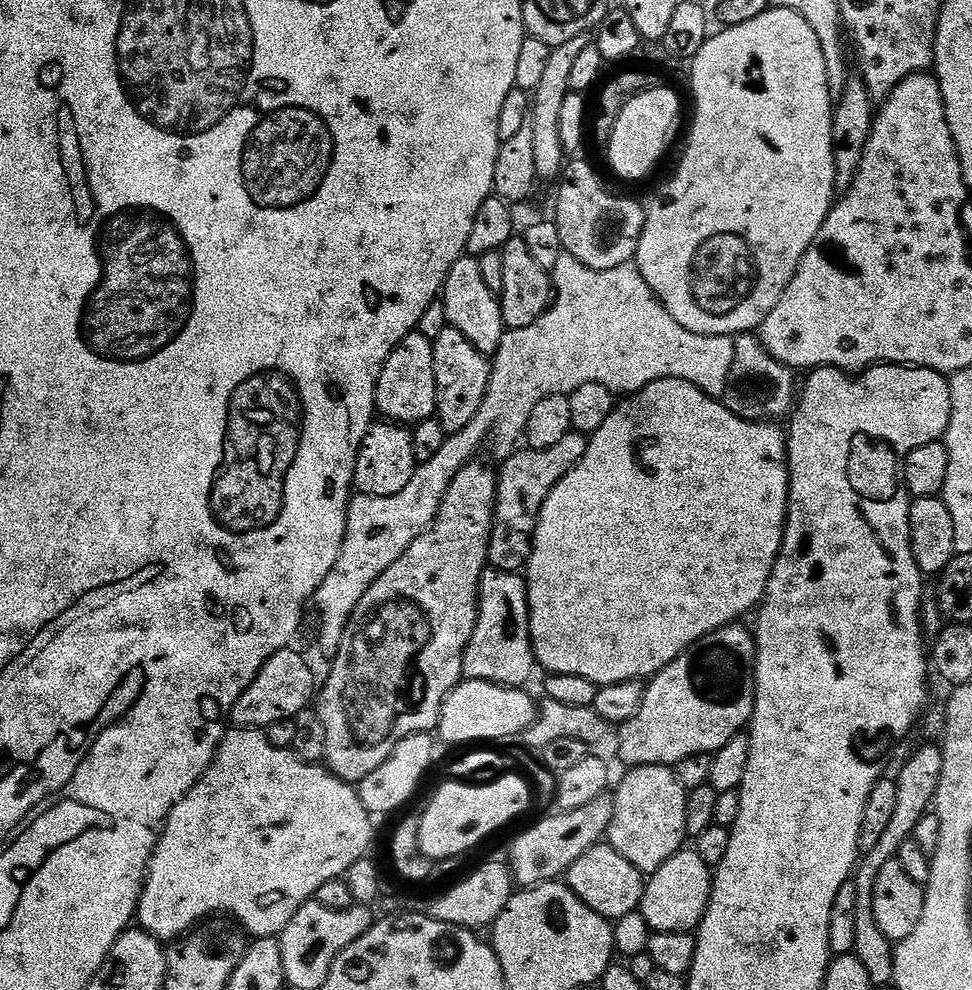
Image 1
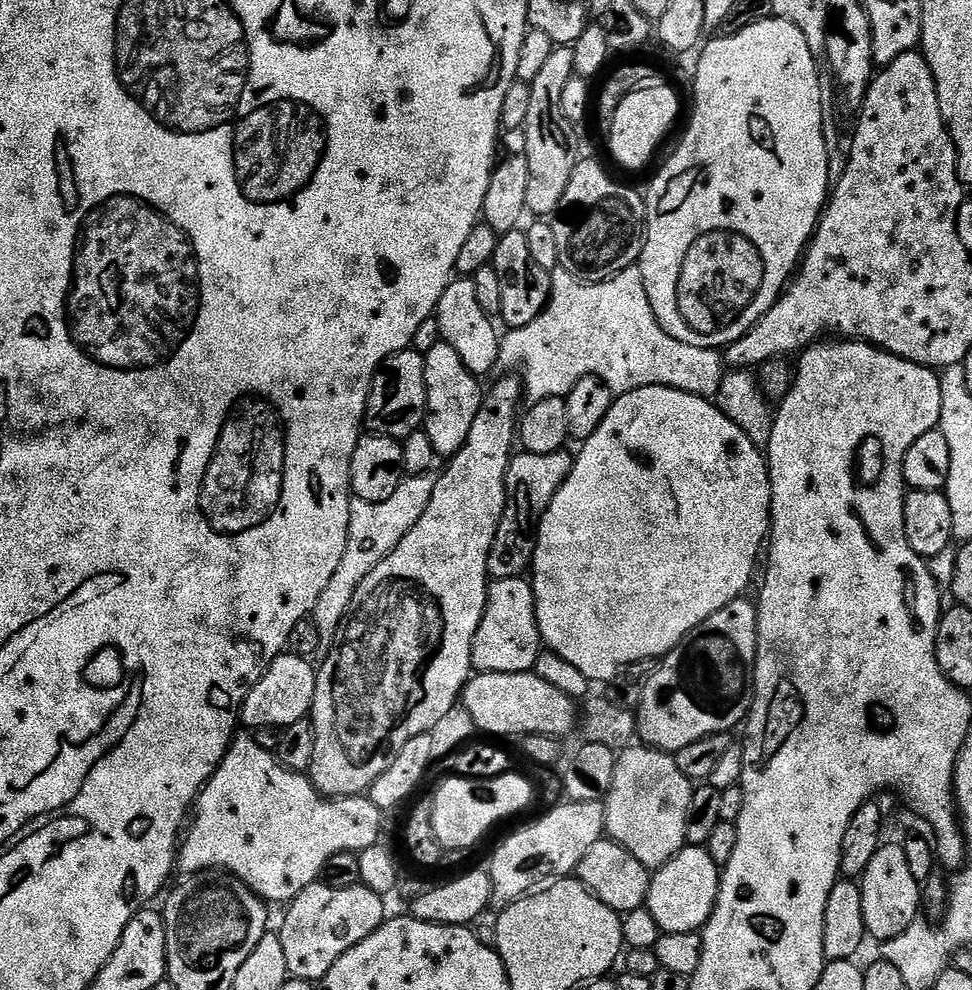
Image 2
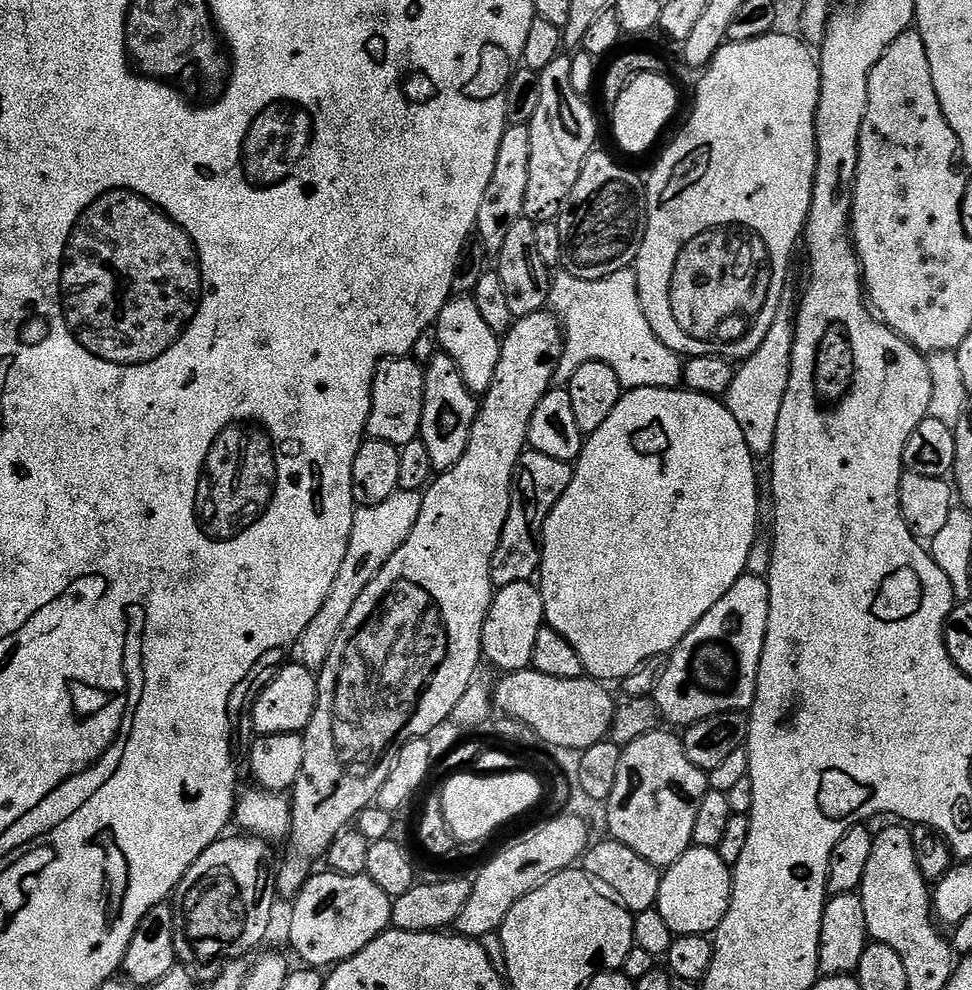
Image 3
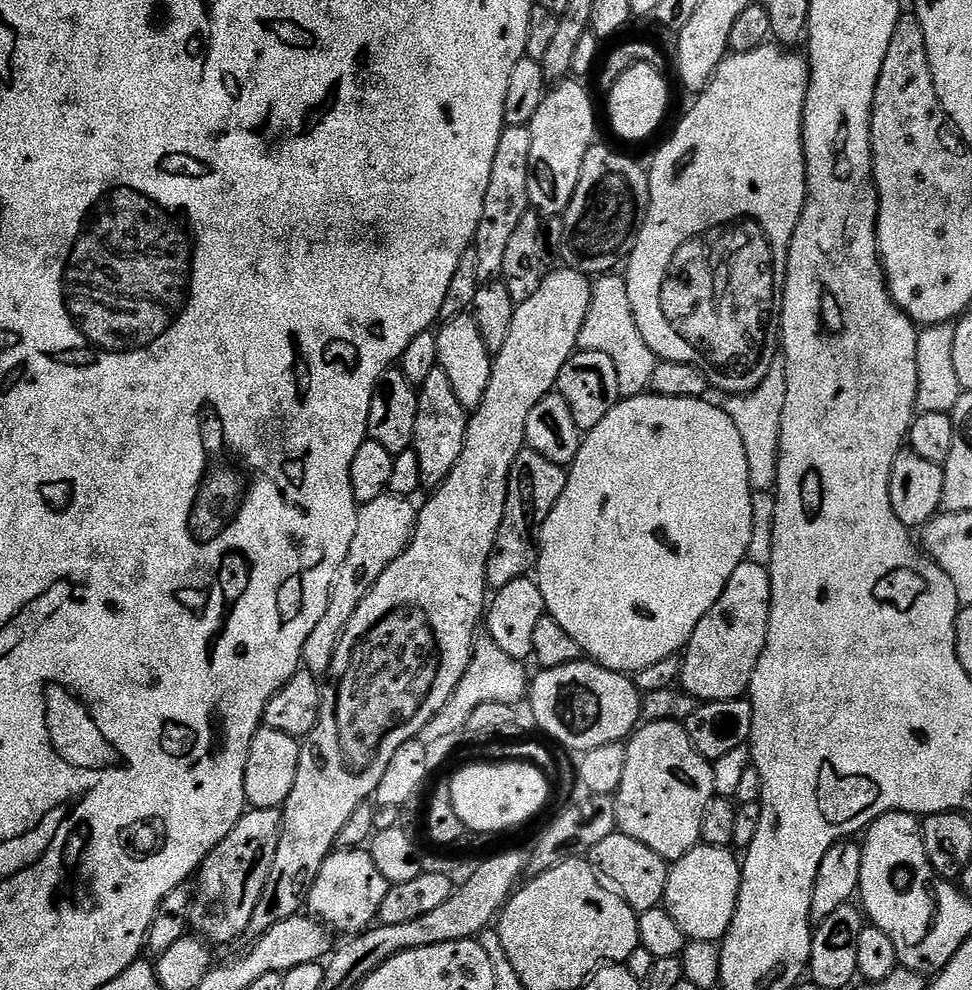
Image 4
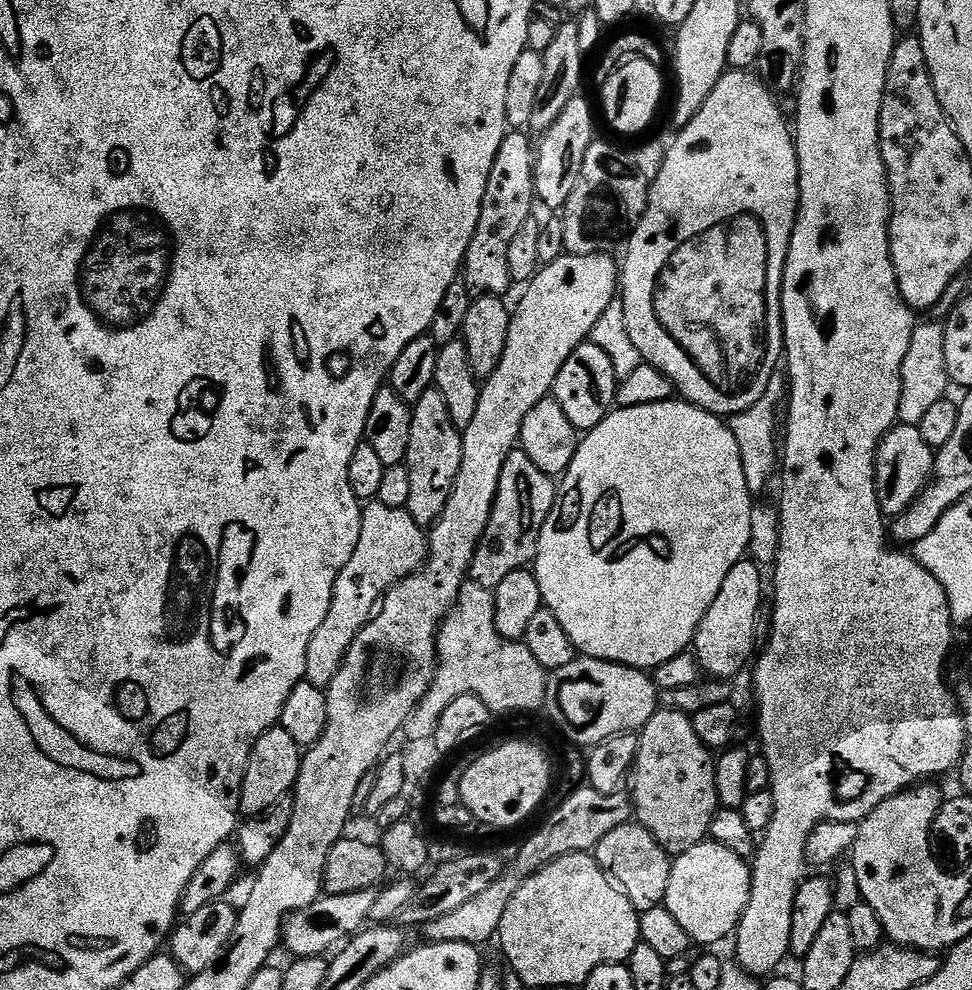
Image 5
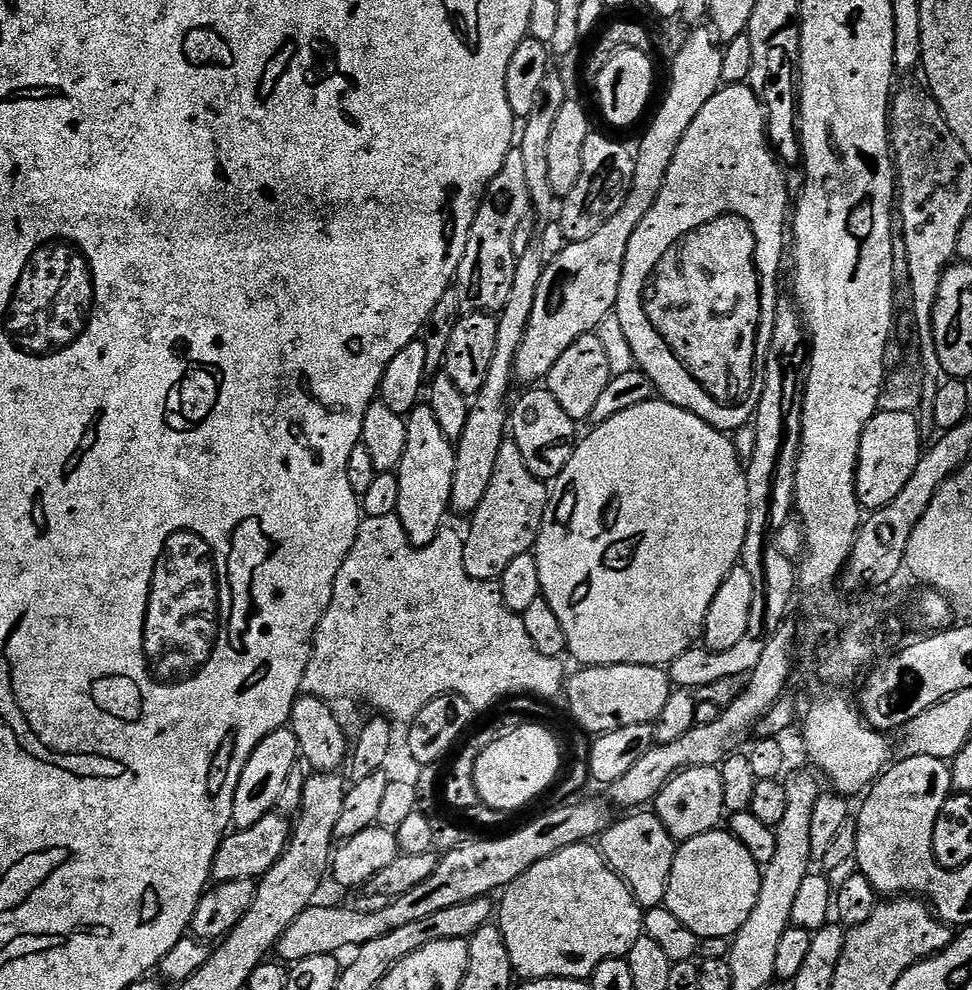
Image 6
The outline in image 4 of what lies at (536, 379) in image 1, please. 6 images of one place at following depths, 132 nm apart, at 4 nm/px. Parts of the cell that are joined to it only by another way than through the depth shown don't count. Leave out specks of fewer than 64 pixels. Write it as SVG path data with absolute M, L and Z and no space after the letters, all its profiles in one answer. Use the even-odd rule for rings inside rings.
M604 274L592 285L592 301L586 314L586 322L582 322L579 351L601 352L614 362L614 370L618 370L618 390L621 397L643 396L652 387L654 370L658 363L656 355L642 342L642 334L638 334L638 326L634 322L634 314L630 306L628 281L620 274ZM385 494L382 498L374 498L374 502L359 505L358 530L354 530L354 542L350 542L350 554L346 554L346 562L342 562L334 578L326 614L322 614L318 626L314 626L310 638L306 638L302 664L313 676L327 677L338 642L350 618L354 618L354 610L358 610L362 598L366 598L374 582L382 578L386 566L390 566L394 558L398 558L408 549L416 529L418 515L417 505L414 506L412 503L411 499Z

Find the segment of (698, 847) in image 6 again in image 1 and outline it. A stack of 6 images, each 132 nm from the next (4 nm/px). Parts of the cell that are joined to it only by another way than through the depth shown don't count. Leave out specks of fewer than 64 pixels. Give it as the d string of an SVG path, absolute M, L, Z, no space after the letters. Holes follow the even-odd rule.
M694 850L675 852L662 867L647 877L644 897L639 912L646 918L653 933L692 932L699 929L704 911L708 909L708 899L712 896L710 866Z

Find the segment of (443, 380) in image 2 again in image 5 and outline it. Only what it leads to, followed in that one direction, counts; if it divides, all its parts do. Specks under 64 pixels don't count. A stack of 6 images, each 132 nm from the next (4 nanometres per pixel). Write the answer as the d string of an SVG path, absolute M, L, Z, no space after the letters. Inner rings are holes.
M433 386L418 398L416 404L411 405L412 421L410 422L410 450L406 461L410 470L410 502L408 503L408 513L418 526L425 530L431 529L436 523L436 519L446 510L446 502L452 493L454 482L458 478L458 470L462 466L462 442L464 437L461 429L454 426L450 418L450 412L446 410L446 398Z

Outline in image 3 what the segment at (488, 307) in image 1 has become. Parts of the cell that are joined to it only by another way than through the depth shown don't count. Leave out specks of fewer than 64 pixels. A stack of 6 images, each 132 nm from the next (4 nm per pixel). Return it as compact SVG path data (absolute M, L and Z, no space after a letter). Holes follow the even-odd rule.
M456 294L442 306L434 325L436 342L443 355L454 358L454 366L458 366L458 374L462 374L462 382L473 394L483 394L490 390L490 382L494 382L494 370L498 370L501 337L490 330L490 325L483 320L478 306L471 295Z

